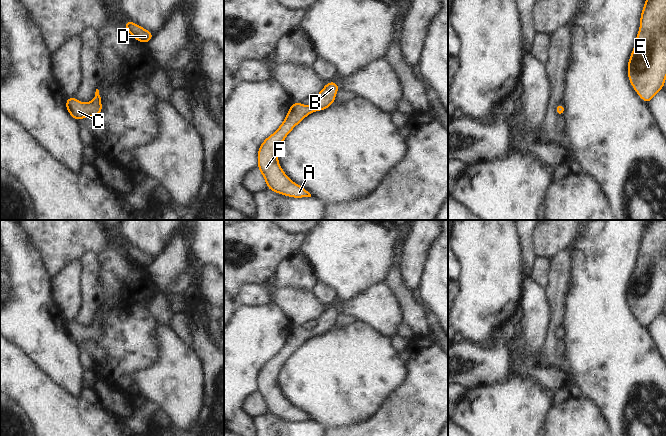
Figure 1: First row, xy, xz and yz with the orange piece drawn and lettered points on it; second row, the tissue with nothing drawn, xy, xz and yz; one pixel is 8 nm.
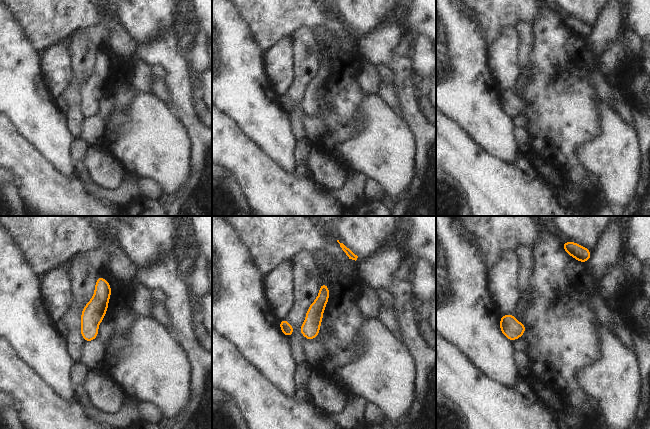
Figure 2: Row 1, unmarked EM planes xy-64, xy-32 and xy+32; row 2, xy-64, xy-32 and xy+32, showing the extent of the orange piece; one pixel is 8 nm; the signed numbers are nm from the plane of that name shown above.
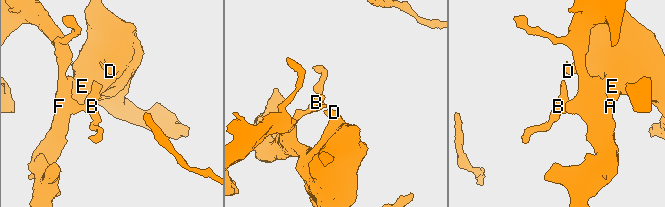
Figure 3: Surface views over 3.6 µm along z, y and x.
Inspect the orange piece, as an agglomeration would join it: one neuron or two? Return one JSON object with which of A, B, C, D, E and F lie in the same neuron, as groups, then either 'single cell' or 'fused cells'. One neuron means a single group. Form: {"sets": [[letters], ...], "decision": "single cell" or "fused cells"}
{"sets": [["A", "B", "C", "D", "E", "F"]], "decision": "single cell"}

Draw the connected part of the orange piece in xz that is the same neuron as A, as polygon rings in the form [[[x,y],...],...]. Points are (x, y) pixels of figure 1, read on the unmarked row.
[[[336,305],[328,306],[317,318],[317,325],[310,331],[301,326],[292,327],[281,350],[260,369],[258,393],[262,397],[269,414],[293,422],[311,421],[306,413],[286,400],[278,387],[278,375],[292,353],[307,339],[331,330],[335,326],[335,320],[339,314]]]

